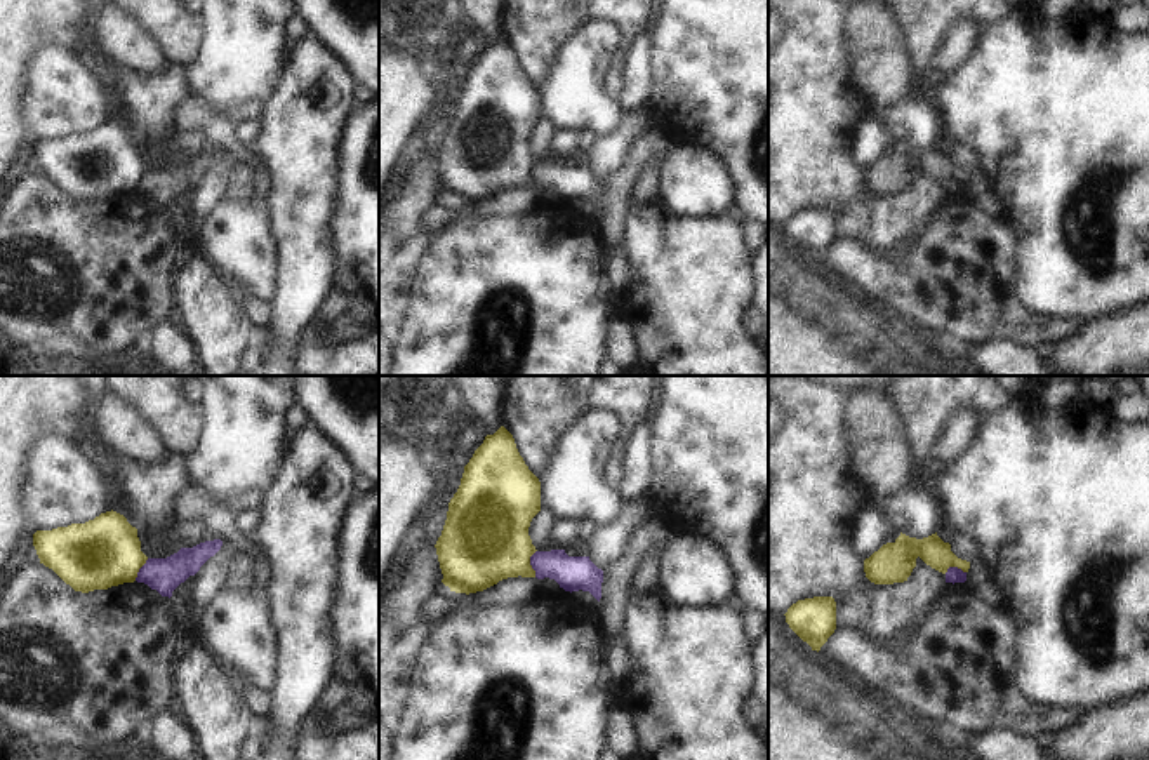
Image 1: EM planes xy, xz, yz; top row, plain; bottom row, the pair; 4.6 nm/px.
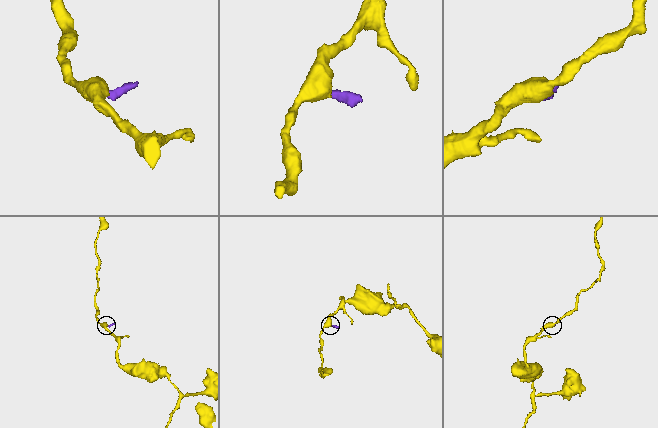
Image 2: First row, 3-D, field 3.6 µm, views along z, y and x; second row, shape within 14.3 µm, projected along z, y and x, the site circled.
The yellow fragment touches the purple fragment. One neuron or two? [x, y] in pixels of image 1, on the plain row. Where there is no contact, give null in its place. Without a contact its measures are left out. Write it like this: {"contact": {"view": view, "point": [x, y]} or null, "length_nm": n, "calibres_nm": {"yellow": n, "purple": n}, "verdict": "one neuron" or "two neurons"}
{"contact": {"view": "xz", "point": [529, 174]}, "length_nm": 130, "calibres_nm": {"yellow": 400, "purple": 160}, "verdict": "two neurons"}

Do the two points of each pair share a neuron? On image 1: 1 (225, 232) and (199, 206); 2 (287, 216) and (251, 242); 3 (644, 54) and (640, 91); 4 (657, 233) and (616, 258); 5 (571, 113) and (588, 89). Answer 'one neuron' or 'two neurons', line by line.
1: two neurons
2: two neurons
3: one neuron
4: two neurons
5: one neuron

